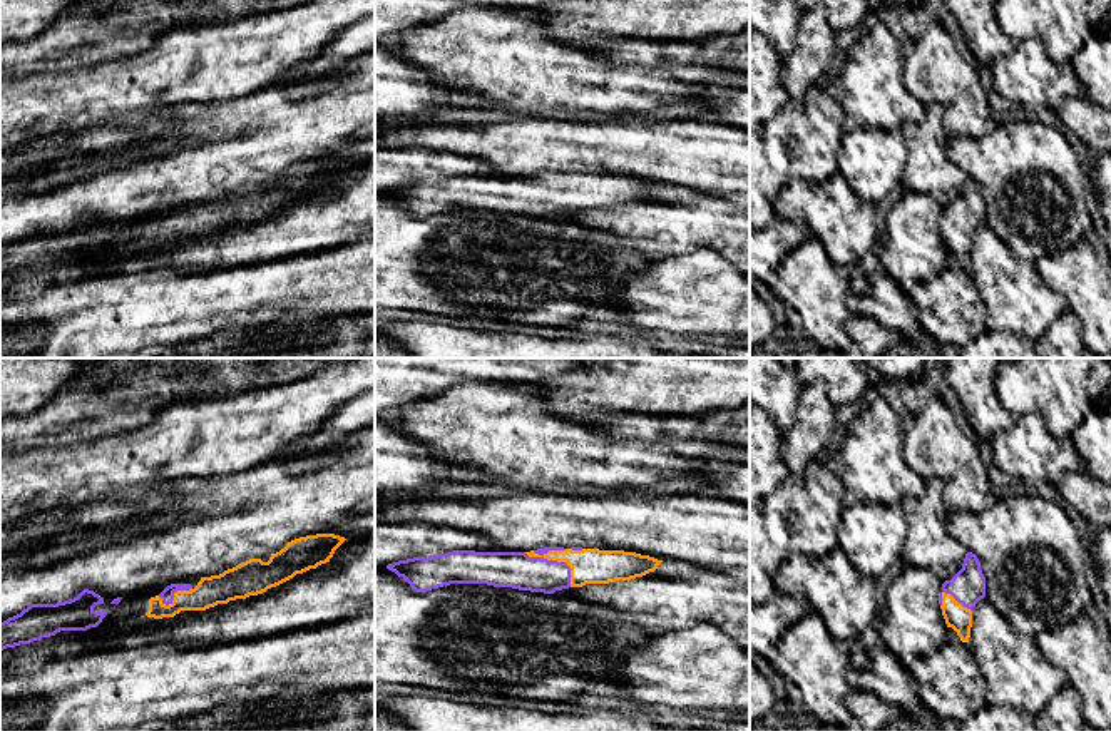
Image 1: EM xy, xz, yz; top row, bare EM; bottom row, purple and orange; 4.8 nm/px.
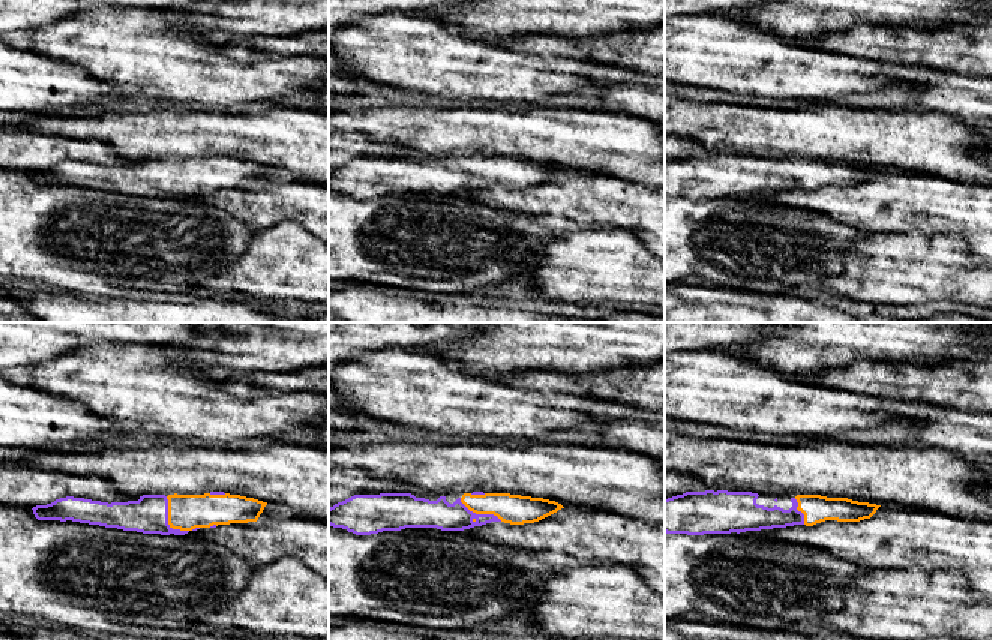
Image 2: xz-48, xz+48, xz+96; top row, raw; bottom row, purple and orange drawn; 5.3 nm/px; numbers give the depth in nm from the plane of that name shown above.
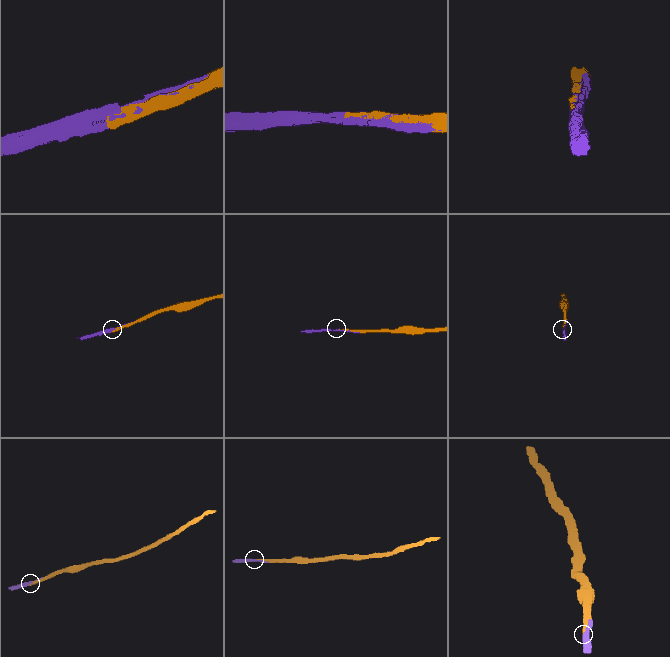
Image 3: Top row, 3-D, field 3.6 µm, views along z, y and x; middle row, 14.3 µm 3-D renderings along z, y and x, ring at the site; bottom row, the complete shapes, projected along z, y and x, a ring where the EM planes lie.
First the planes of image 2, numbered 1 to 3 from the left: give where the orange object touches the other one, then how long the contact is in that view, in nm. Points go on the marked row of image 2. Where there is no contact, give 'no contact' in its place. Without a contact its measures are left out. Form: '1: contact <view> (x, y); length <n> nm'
1: contact xz-48 (167, 520); length 220 nm
2: contact xz+48 (480, 514); length 260 nm
3: contact xz+96 (800, 511); length 160 nm

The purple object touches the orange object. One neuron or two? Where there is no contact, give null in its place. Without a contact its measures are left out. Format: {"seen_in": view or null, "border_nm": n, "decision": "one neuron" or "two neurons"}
{"seen_in": "xz", "border_nm": 280, "decision": "one neuron"}

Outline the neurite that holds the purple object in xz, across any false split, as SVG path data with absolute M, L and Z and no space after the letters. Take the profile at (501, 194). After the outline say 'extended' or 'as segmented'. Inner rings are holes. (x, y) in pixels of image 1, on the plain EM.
M544 172L530 177L452 176L388 189L415 217L450 209L487 209L554 219L586 209L631 206L654 197L663 186L624 176Z | extended

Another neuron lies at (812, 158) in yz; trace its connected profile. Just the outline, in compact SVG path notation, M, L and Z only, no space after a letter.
M811 85L801 102L790 100L765 125L790 154L790 176L822 182L837 172L837 151L848 125L825 85Z

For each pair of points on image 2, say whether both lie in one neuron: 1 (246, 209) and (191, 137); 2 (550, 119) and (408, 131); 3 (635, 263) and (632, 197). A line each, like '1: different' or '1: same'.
1: different
2: same
3: different

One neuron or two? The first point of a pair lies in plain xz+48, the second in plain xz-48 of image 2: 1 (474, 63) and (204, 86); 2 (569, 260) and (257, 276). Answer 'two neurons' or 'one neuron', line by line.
1: one neuron
2: one neuron

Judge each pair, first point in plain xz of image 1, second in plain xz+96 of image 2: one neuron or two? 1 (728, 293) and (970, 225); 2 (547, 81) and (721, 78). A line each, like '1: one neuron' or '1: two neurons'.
1: two neurons
2: one neuron

